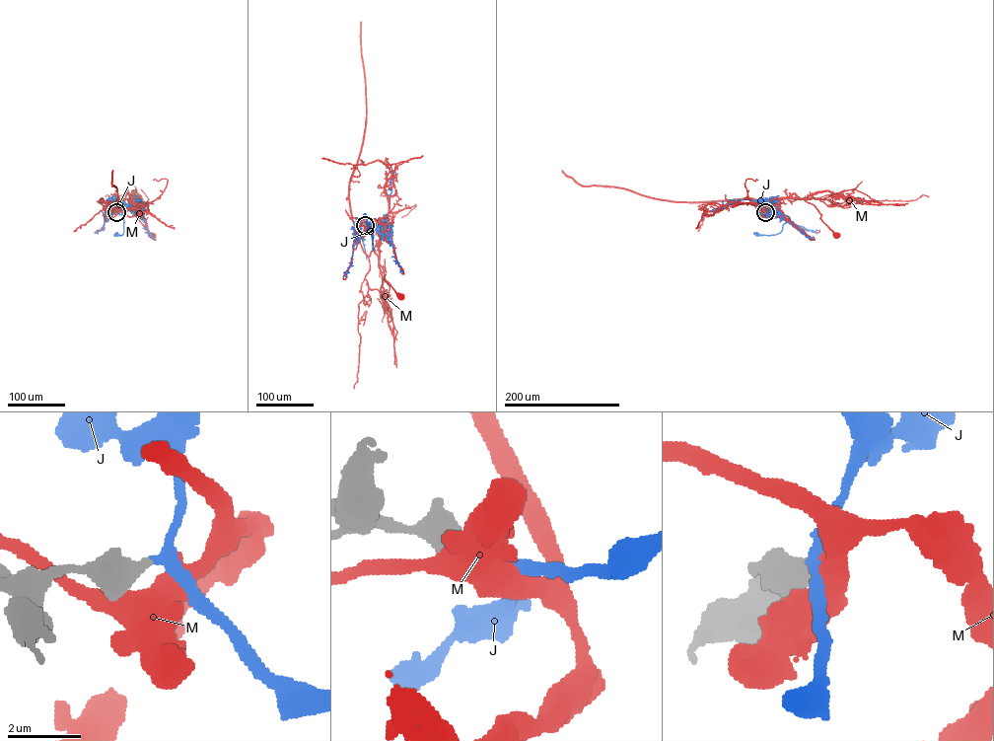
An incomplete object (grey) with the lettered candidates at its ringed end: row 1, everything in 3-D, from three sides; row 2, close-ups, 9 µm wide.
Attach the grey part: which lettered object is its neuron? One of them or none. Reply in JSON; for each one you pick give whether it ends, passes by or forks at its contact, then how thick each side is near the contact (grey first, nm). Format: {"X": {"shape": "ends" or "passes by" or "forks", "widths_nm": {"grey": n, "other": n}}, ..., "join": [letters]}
{"J": {"shape": "passes by", "widths_nm": {"grey": 440, "other": 280}}, "join": ["J"]}

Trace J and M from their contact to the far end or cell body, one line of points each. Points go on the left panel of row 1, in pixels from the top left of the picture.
J: (116, 212), (124, 217), (124, 203), (123, 232), (121, 235), (116, 234)
M: (116, 212), (106, 201), (110, 197), (124, 201), (127, 193), (135, 203), (138, 219), (152, 235)

